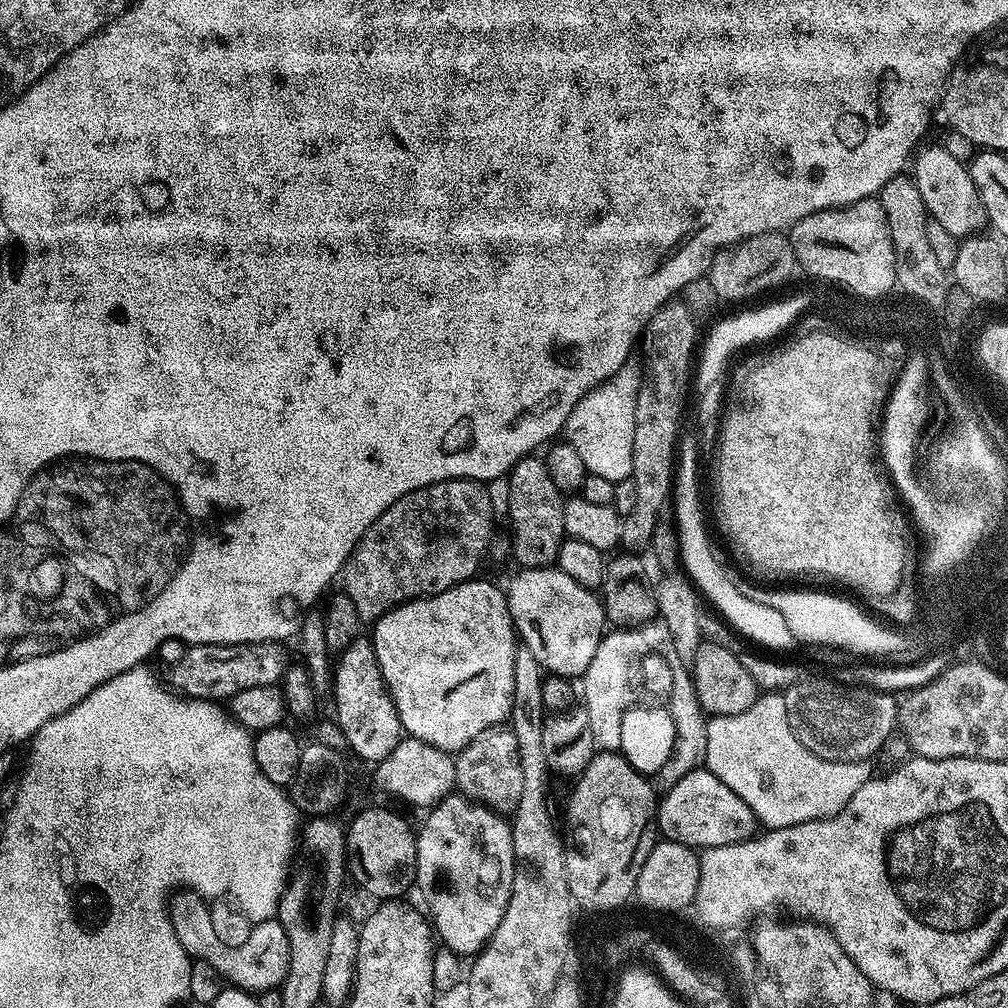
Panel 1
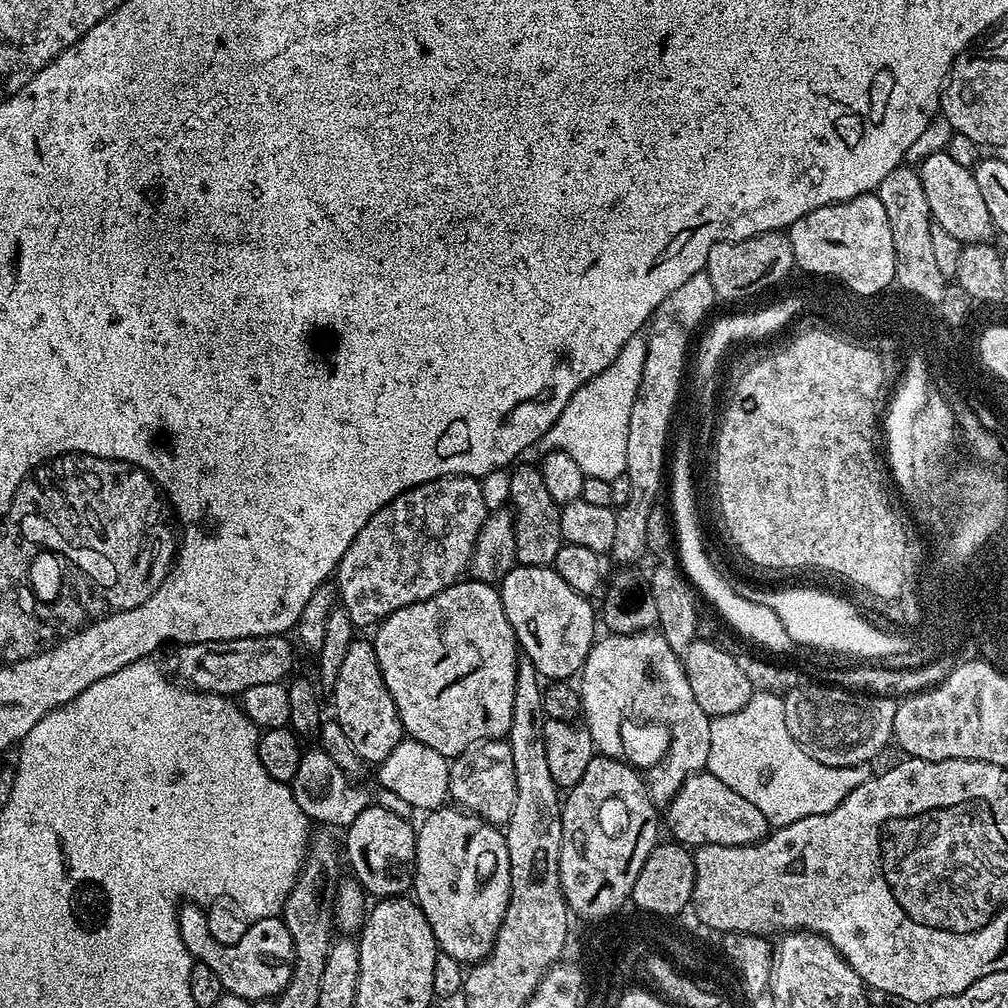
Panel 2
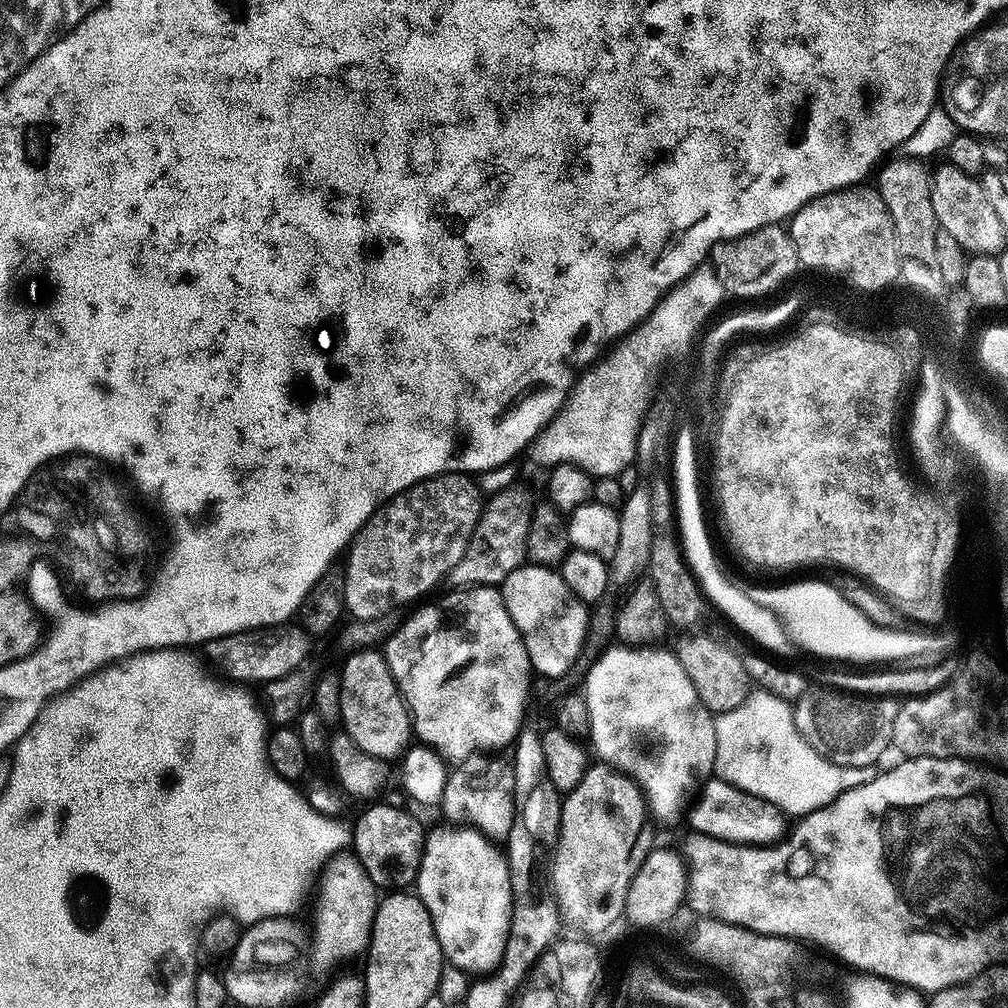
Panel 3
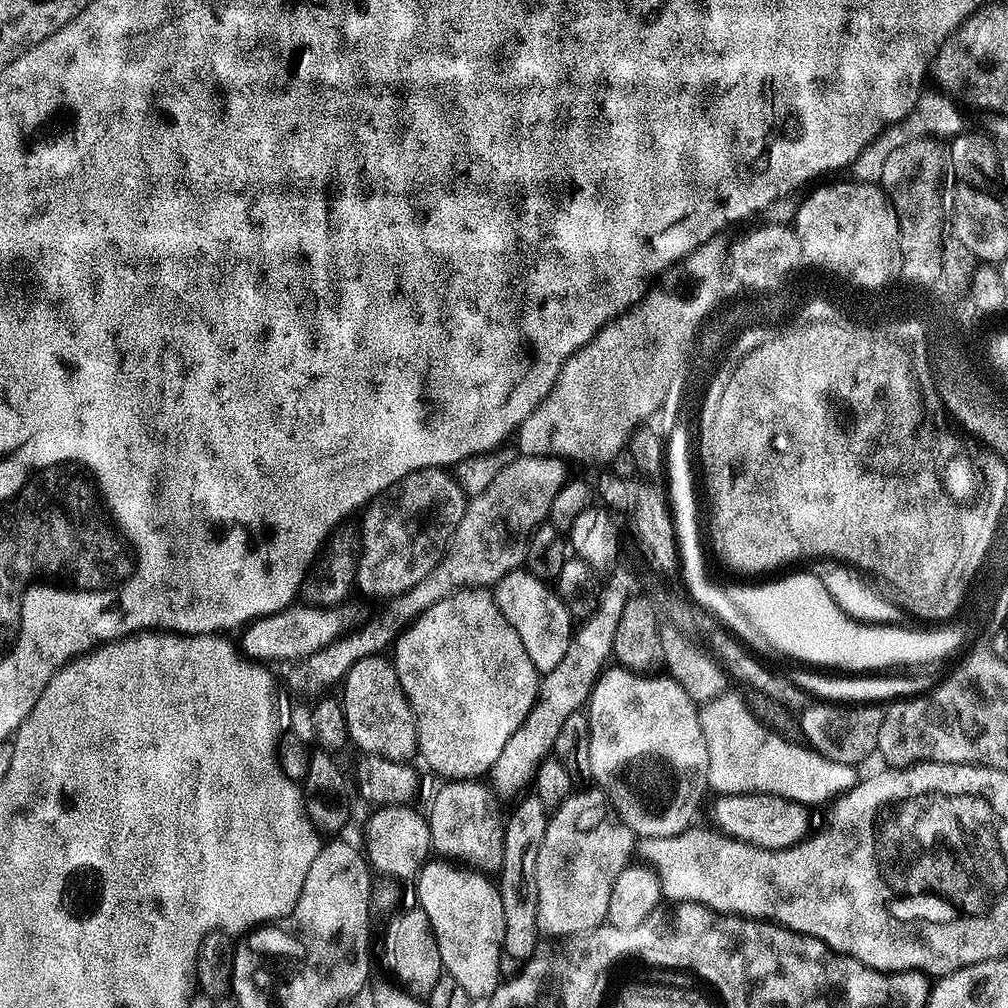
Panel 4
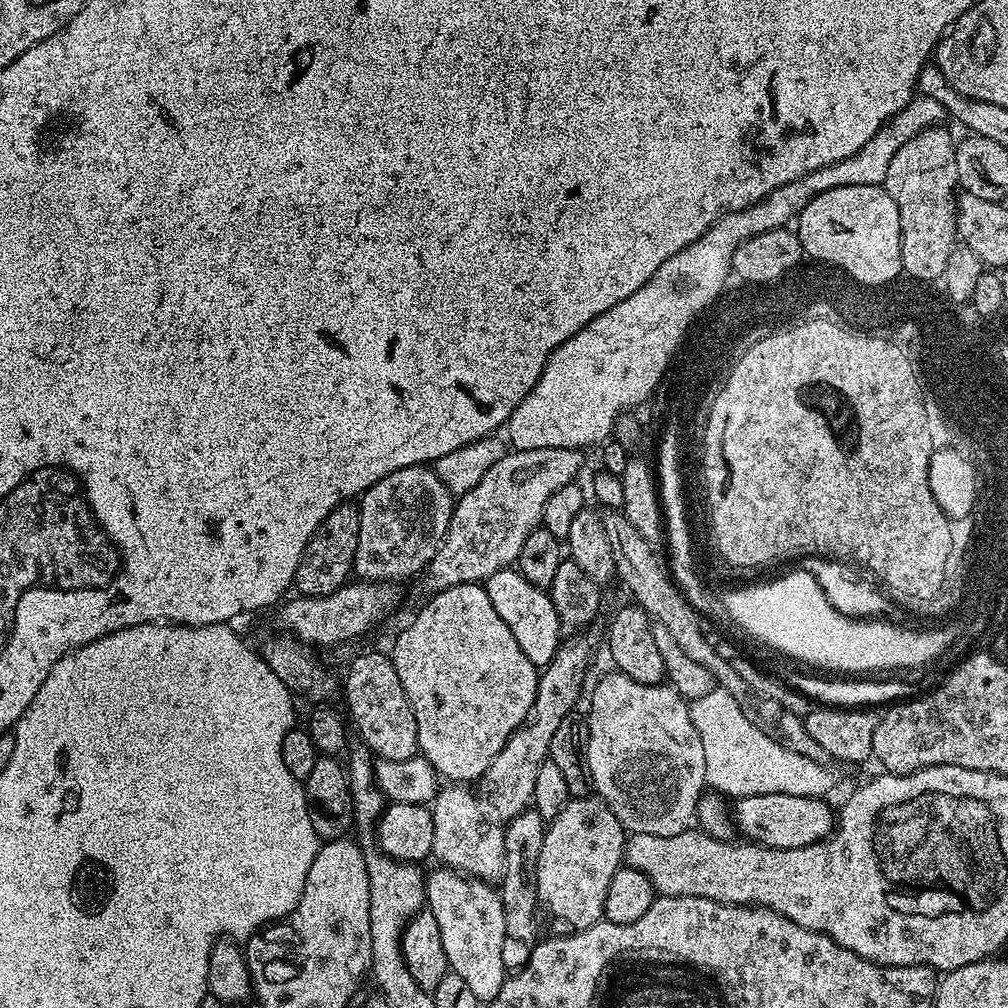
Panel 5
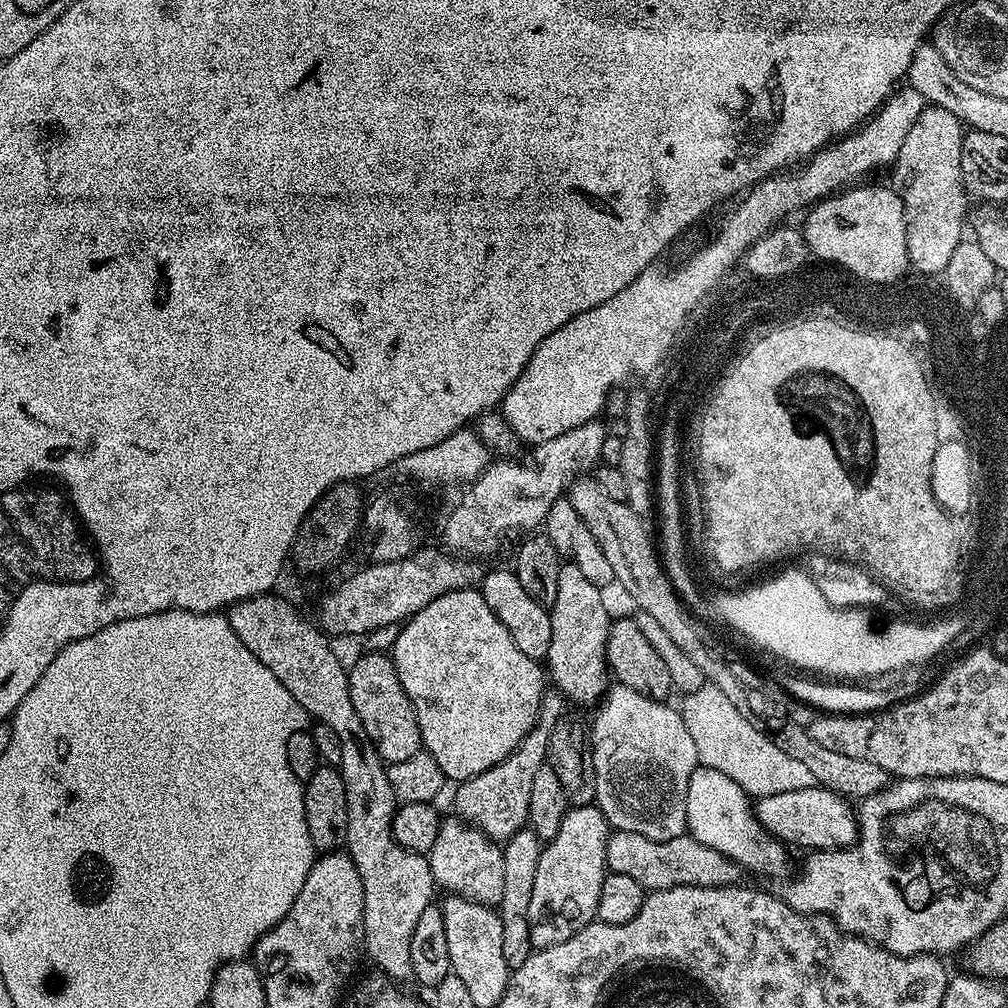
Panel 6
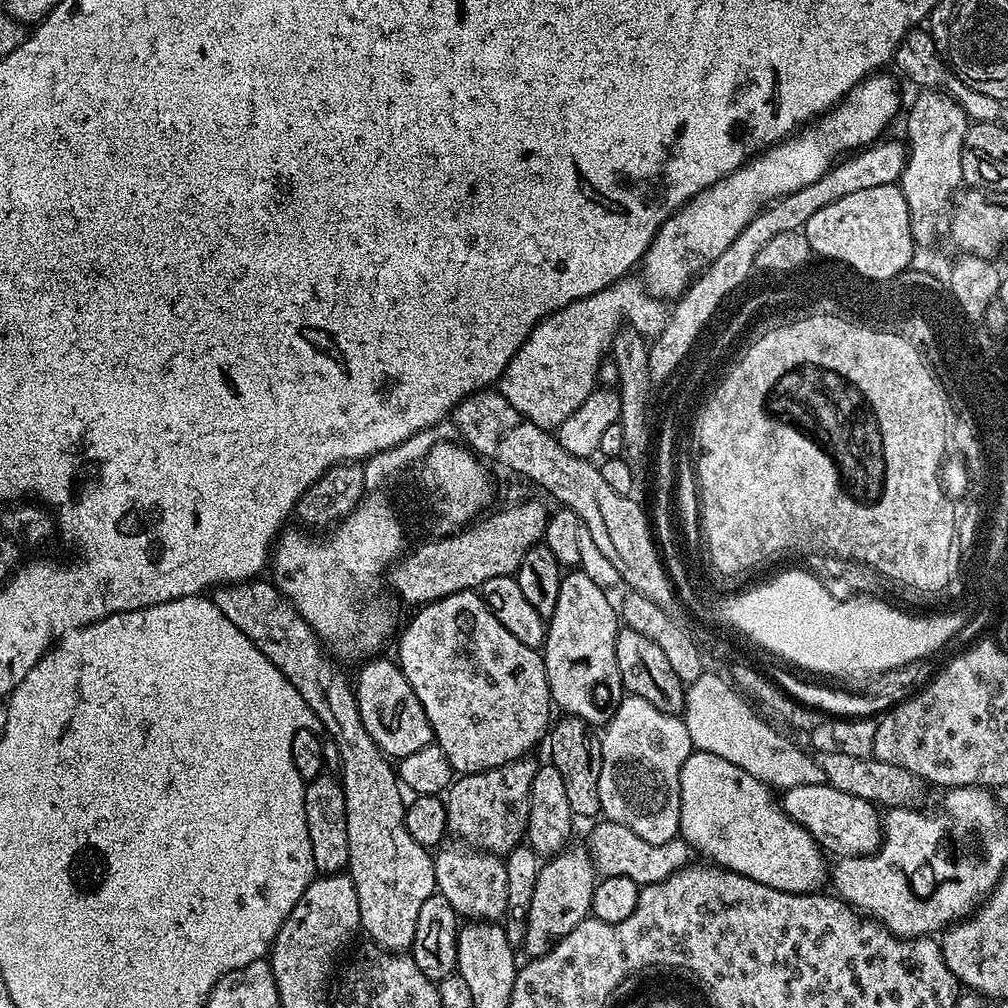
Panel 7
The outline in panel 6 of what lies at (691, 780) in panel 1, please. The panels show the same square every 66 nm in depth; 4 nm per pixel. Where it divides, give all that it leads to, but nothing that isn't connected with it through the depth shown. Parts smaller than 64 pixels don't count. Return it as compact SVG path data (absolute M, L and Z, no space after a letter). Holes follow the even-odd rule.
M815 787L786 790L782 794L759 797L754 807L760 825L785 845L797 844L803 850L846 848L858 839L858 812L847 799L830 789Z

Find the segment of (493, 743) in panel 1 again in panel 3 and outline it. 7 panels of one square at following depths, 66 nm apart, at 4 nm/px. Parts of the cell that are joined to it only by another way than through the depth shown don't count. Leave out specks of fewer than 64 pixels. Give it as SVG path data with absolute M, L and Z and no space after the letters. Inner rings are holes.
M473 758L460 763L447 773L444 792L438 803L444 811L445 821L456 826L476 828L481 835L493 842L507 841L510 826L514 822L516 795L513 765L506 759Z

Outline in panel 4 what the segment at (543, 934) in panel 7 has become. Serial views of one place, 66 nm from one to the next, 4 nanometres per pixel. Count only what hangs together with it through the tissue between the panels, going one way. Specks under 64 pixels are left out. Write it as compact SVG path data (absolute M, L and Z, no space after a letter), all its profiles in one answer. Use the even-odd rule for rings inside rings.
M600 786L591 787L584 788L581 792L573 791L548 817L552 821L552 827L548 830L548 839L544 841L539 861L539 909L542 911L539 922L541 933L552 938L580 936L583 932L592 932L607 921L614 882L624 867L633 863L638 848L636 833L630 830L630 826L626 826L616 811L612 797Z

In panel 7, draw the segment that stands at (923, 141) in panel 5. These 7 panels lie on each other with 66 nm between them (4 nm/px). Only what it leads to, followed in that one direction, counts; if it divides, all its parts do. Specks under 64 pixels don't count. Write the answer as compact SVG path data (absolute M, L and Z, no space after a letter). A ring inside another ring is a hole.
M920 90L915 94L916 101L908 108L908 161L898 183L910 210L912 240L923 250L949 231L954 201L964 184L962 142L970 121L960 103L947 92Z

